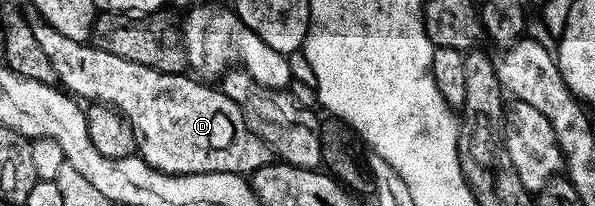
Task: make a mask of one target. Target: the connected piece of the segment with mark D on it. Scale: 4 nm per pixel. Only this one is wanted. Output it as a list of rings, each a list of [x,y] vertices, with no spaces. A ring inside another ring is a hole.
[[[42,21],[32,22],[31,32],[33,37],[37,37],[37,45],[41,45],[49,65],[53,65],[58,86],[80,100],[87,99],[86,101],[91,103],[106,103],[108,107],[114,107],[131,125],[139,158],[145,160],[153,169],[166,175],[233,173],[247,177],[252,171],[272,162],[271,147],[261,136],[253,133],[253,129],[249,129],[239,106],[218,86],[208,85],[187,73],[161,73],[157,69],[149,69],[149,65],[125,61],[125,57],[105,53],[105,49],[100,47],[73,41],[73,37],[57,33]]]

